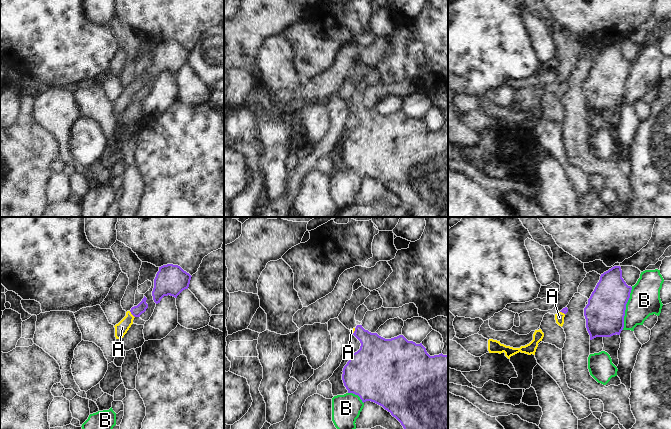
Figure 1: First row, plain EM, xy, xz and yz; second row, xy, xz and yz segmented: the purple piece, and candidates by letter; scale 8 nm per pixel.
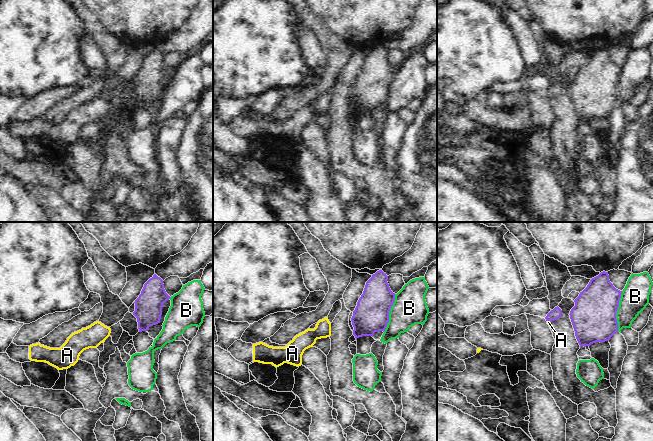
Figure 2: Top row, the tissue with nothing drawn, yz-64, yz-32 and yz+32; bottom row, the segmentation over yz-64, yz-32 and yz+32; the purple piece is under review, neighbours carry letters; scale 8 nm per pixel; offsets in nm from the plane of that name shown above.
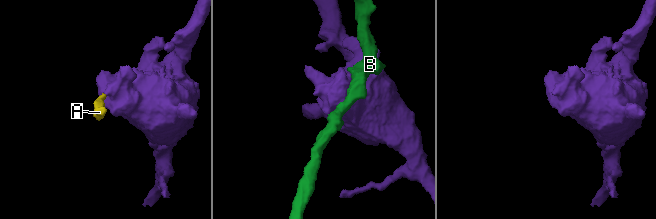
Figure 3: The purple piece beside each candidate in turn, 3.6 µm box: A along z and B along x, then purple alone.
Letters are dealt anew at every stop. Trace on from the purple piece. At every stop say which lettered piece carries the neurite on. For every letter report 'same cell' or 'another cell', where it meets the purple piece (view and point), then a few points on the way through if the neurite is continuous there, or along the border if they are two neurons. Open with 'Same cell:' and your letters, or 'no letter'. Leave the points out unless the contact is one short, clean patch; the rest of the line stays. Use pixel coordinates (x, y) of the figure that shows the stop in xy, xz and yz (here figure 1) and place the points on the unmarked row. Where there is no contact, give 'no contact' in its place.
Same cell: A
A: same cell; meets purple in xy at (131, 89); runs through xy (136, 87), (131, 89), (122, 103)
B: another cell; meets purple in yz at (625, 84)

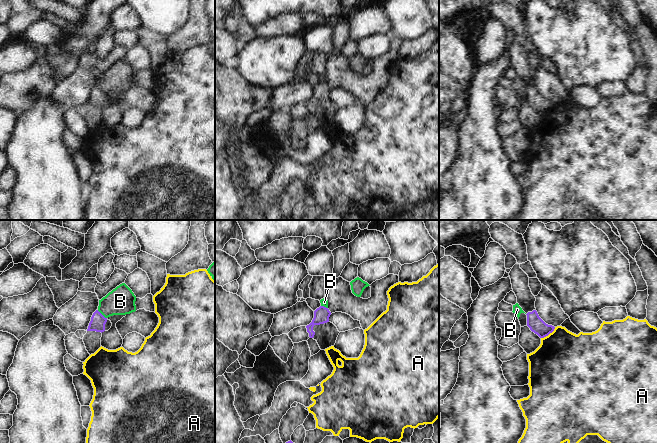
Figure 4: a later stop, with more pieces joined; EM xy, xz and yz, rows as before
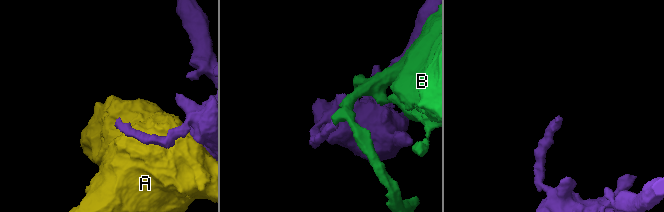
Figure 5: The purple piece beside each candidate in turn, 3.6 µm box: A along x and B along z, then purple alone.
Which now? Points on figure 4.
Same cell: no letter
A: another cell; meets purple in yz at (548, 110)
B: another cell; meets purple in xy at (101, 90)

